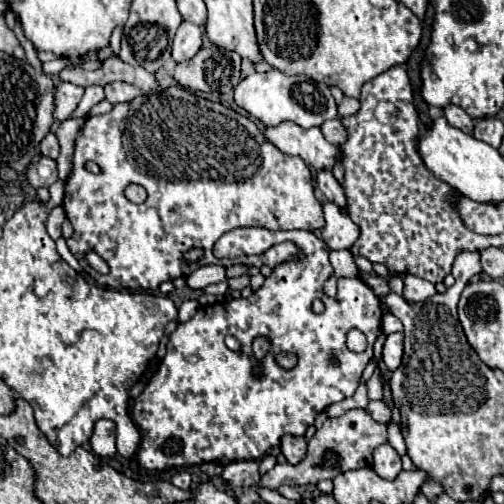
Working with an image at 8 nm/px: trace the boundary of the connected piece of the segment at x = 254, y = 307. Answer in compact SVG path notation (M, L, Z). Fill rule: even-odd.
M236 228L236 230L232 230L232 232L226 232L226 234L214 244L214 256L216 256L216 258L230 258L230 256L264 254L264 252L266 252L268 248L272 248L274 244L280 244L280 242L284 241L296 242L296 248L300 250L300 256L290 258L290 260L282 262L280 266L276 266L276 268L272 270L272 274L266 278L266 282L264 282L250 298L238 298L238 300L226 300L226 302L222 302L222 304L202 306L202 308L198 308L198 312L194 314L194 318L190 318L188 322L178 324L176 330L168 336L166 356L164 356L164 360L162 360L158 372L150 378L148 386L146 386L146 388L142 390L142 394L134 400L134 406L132 406L132 412L130 412L134 424L136 424L138 430L140 430L140 446L138 446L138 452L136 452L136 458L138 458L140 468L152 472L152 470L166 470L166 468L182 468L182 466L202 464L202 462L230 464L230 462L238 462L238 460L260 460L260 458L266 456L272 448L278 448L278 446L280 446L280 438L282 438L282 436L286 436L286 434L290 434L290 436L304 436L304 434L306 434L306 428L308 428L310 424L314 424L314 418L316 418L322 410L326 410L330 404L340 402L340 400L344 400L344 398L348 398L348 396L352 396L352 394L356 392L358 382L360 382L360 376L362 376L362 372L364 372L368 360L372 358L372 344L374 344L374 340L376 340L376 336L378 336L378 332L380 332L380 324L382 324L382 310L380 310L380 306L378 306L380 300L376 298L376 294L372 292L372 288L370 288L368 284L364 284L358 276L354 276L354 278L338 278L338 292L336 292L336 296L328 296L328 294L324 292L324 282L334 274L334 270L332 270L332 266L330 266L330 262L328 262L328 248L326 248L326 244L324 244L320 238L316 238L312 232L306 232L306 230L272 231L266 230L266 228ZM316 298L320 298L320 300L324 302L326 312L322 312L322 314L314 314L314 312L312 312L310 306L312 306L312 300L316 300ZM352 328L364 332L366 338L368 338L368 348L366 348L362 354L350 352L348 346L346 346L346 334L348 334ZM228 334L232 334L234 338L238 338L238 340L242 342L242 354L234 354L232 350L226 348L224 338L226 338ZM258 336L264 336L264 338L270 340L270 350L268 350L268 354L266 354L264 360L262 360L262 364L264 364L264 376L254 380L254 376L252 376L252 366L256 364L256 358L254 358L254 354L252 354L252 342L254 342ZM278 352L292 352L292 354L296 354L296 356L298 356L296 368L292 368L292 370L288 370L288 372L282 370L282 368L274 362L274 356L276 356Z

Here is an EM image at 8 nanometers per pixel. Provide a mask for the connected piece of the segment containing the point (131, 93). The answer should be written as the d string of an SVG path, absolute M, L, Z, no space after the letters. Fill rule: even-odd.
M108 82L104 88L106 88L106 100L112 102L112 104L130 102L130 100L134 100L136 96L142 94L140 88L136 88L136 86L132 86L132 84L126 84L126 82Z

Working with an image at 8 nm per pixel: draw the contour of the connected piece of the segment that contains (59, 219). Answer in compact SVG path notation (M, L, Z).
M58 206L58 208L54 208L52 212L50 212L50 216L48 216L48 234L50 234L50 238L52 240L58 240L60 236L62 236L62 232L60 232L60 226L62 226L62 222L64 222L64 210L62 210L62 206Z

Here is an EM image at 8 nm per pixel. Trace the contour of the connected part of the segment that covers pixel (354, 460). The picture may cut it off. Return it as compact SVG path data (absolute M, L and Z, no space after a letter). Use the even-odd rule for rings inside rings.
M350 410L338 418L328 418L322 428L310 438L306 460L298 466L290 464L276 464L270 472L260 476L258 486L278 490L282 484L288 486L304 486L304 484L318 484L324 478L334 480L338 474L358 468L370 468L370 456L374 448L388 440L388 426L376 422L366 410Z

